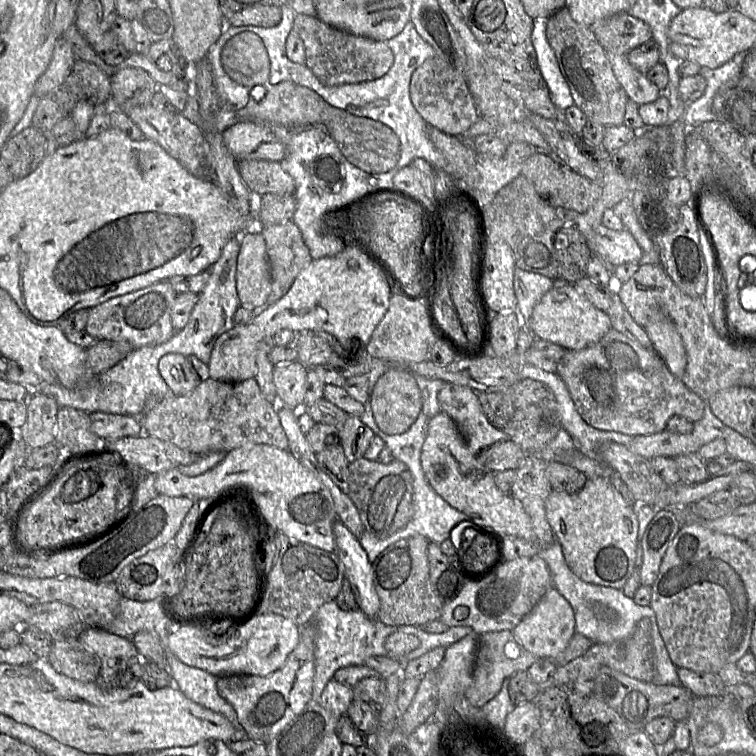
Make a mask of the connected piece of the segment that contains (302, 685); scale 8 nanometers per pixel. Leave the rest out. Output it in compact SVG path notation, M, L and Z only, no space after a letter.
M314 621L299 627L297 646L289 654L285 664L272 674L217 677L217 690L233 707L236 724L245 731L246 739L267 745L303 711L312 698L316 628Z

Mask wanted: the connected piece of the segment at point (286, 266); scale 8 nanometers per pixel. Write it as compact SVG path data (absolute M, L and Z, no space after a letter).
M293 220L264 226L261 233L266 242L272 276L267 305L272 305L288 292L298 274L313 259Z

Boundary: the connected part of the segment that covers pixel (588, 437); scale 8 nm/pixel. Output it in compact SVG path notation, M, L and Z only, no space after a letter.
M524 365L518 372L519 379L532 379L545 384L557 402L562 428L572 437L583 455L599 459L598 447L604 443L615 442L628 446L633 436L614 431L596 429L587 424L578 413L571 395L557 373L546 372L532 365Z

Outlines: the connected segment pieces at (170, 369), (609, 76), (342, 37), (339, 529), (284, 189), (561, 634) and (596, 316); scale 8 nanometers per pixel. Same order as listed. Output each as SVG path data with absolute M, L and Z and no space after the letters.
M168 353L158 362L158 370L170 392L184 396L201 382L188 357L178 353Z
M563 7L548 18L546 35L556 54L574 106L582 110L588 120L604 127L623 125L629 98L617 81L607 52L597 41L591 27L574 21L569 10Z
M296 14L292 31L295 31L304 43L306 66L326 86L379 79L388 73L394 63L394 54L386 41L345 32L325 24L316 16Z
M340 521L333 524L335 550L345 567L345 578L350 582L356 602L367 617L376 618L379 599L374 590L371 563L358 539Z
M245 159L237 161L240 175L253 194L294 195L295 182L277 161Z
M552 587L512 629L515 639L539 659L555 658L568 645L575 632L575 616L570 603Z
M554 280L554 286L535 305L528 329L536 338L557 344L566 351L573 351L596 343L612 328L608 315L594 307L573 284Z

